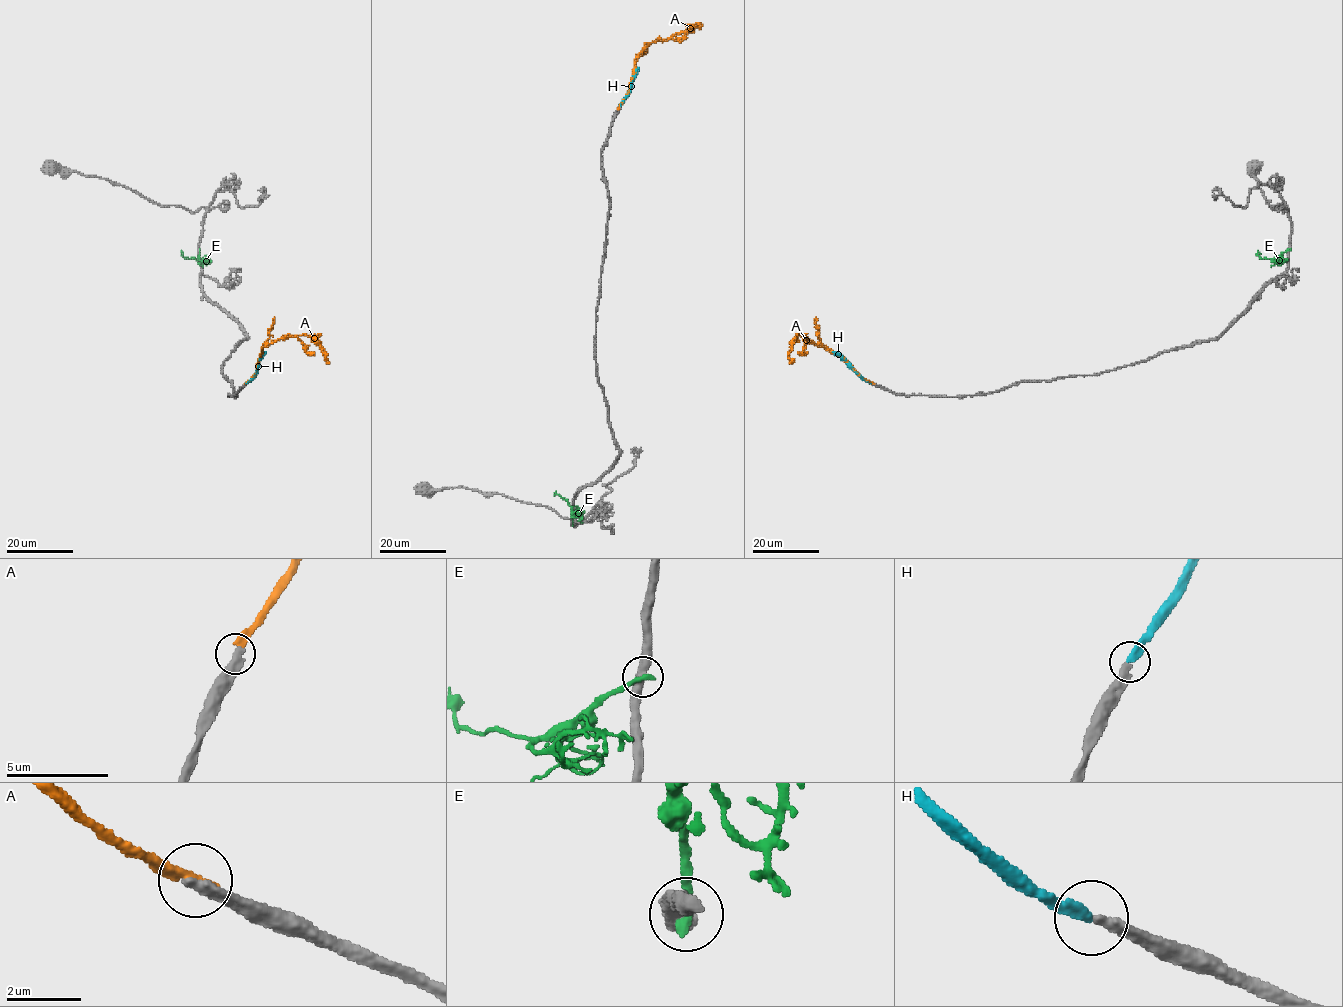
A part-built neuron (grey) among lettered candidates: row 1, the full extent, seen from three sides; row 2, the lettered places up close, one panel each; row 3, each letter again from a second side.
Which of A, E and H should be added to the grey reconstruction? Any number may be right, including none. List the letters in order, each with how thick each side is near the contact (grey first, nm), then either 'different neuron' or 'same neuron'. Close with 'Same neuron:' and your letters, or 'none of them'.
A: 380 nm thick on the grey side, 300 nm on the other; different neuron
E: 480 nm thick on the grey side, 280 nm on the other; different neuron
H: 300 nm thick on the grey side, 320 nm on the other; same neuron
Same neuron: H

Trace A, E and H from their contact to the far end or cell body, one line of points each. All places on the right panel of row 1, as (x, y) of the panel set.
A: (872, 383), (842, 357), (805, 336), (799, 335), (792, 341), (789, 357), (794, 362)
E: (1289, 249), (1270, 259), (1260, 258), (1258, 250)
H: (870, 383), (833, 351)

